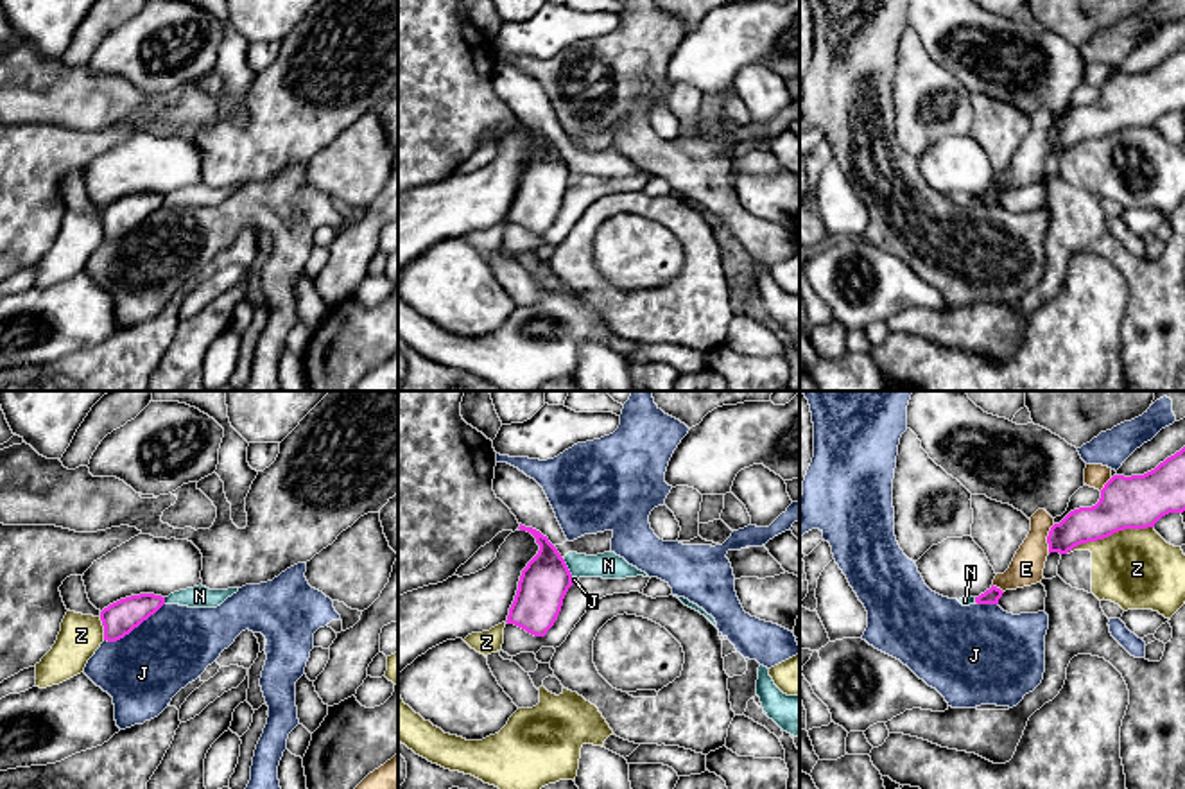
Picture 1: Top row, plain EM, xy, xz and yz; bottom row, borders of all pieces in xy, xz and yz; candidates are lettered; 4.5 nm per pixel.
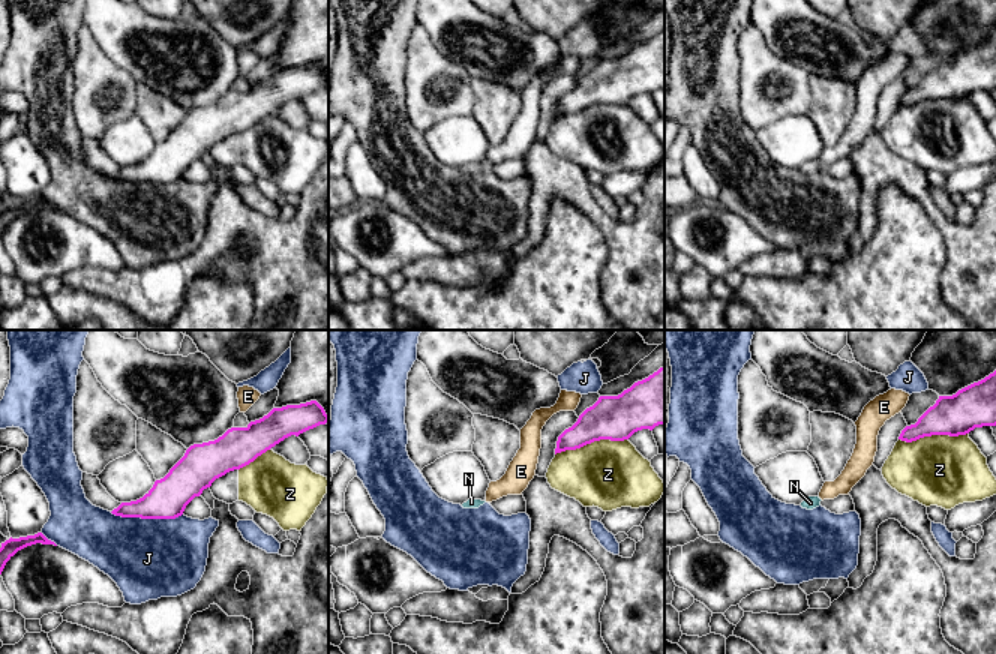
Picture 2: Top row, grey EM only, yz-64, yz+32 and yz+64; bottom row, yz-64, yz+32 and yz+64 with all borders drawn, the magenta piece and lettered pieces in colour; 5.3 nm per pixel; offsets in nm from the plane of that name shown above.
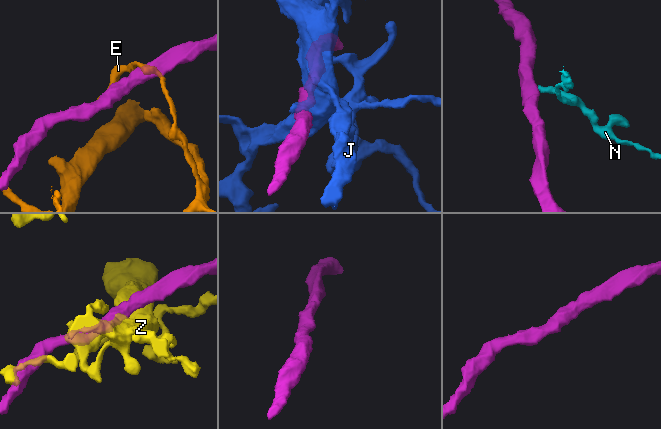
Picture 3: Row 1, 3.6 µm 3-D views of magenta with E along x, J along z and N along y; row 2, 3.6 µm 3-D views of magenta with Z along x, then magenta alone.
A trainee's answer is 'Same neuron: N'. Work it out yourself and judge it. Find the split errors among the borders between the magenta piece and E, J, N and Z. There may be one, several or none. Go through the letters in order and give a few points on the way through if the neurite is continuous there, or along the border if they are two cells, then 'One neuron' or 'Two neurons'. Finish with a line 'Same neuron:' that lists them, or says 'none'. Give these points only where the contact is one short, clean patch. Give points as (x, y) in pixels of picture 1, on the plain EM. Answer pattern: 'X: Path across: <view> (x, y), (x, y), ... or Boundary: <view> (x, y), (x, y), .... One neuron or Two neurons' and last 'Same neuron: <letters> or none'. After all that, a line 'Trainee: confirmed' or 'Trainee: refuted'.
E: Two neurons
J: Two neurons
N: Boundary: xz (563, 158), (572, 174). Two neurons
Z: Two neurons
Same neuron: none
Trainee: refuted

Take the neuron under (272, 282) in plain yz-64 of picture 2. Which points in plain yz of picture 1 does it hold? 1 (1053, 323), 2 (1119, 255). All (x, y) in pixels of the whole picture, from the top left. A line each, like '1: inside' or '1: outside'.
1: outside
2: inside

